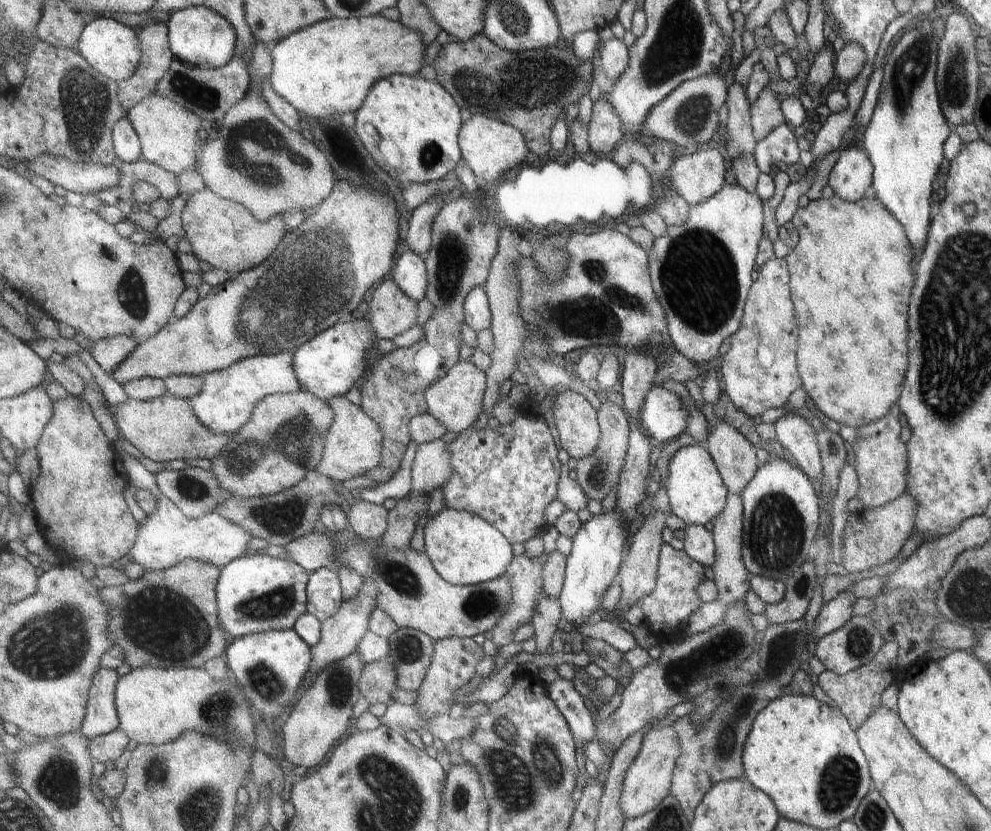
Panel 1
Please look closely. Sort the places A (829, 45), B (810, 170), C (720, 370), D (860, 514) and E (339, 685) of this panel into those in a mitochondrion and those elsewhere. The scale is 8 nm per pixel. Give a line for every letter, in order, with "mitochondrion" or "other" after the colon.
A: other
B: other
C: other
D: other
E: mitochondrion

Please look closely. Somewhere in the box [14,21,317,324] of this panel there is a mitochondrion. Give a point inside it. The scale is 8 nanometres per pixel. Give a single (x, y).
(281, 157)

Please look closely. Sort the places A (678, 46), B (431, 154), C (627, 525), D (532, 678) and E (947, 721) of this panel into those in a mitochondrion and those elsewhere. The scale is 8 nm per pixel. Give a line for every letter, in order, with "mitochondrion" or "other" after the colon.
A: mitochondrion
B: mitochondrion
C: other
D: other
E: other

